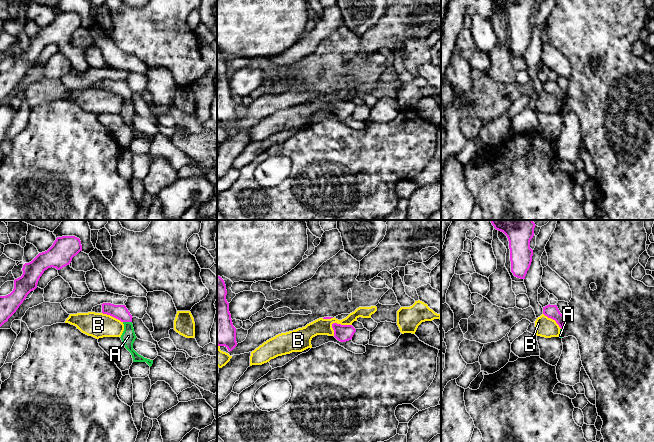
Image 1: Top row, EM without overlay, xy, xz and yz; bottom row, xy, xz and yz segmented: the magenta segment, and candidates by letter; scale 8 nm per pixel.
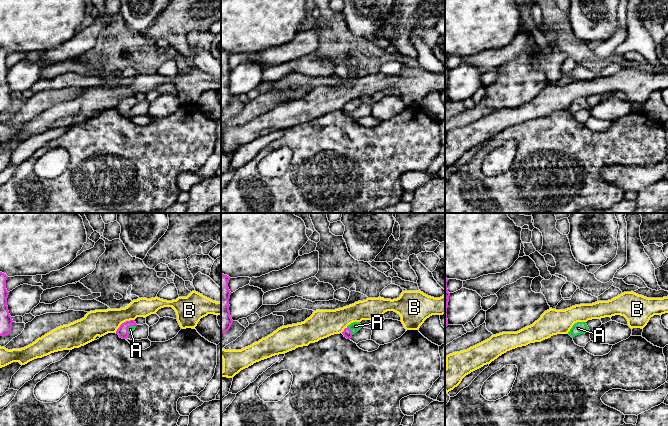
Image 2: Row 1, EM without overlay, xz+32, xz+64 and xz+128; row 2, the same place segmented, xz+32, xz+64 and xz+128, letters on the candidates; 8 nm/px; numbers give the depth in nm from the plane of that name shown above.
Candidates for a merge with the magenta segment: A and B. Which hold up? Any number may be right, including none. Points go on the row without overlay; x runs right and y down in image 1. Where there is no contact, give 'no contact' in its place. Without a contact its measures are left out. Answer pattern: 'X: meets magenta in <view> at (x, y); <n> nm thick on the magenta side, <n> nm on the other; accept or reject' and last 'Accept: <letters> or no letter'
A: meets magenta in xy at (127, 97); 120 nm thick on the magenta side, 120 nm on the other; accept
B: meets magenta in xz at (336, 99); 140 nm thick on the magenta side, 130 nm on the other; reject
Accept: A

